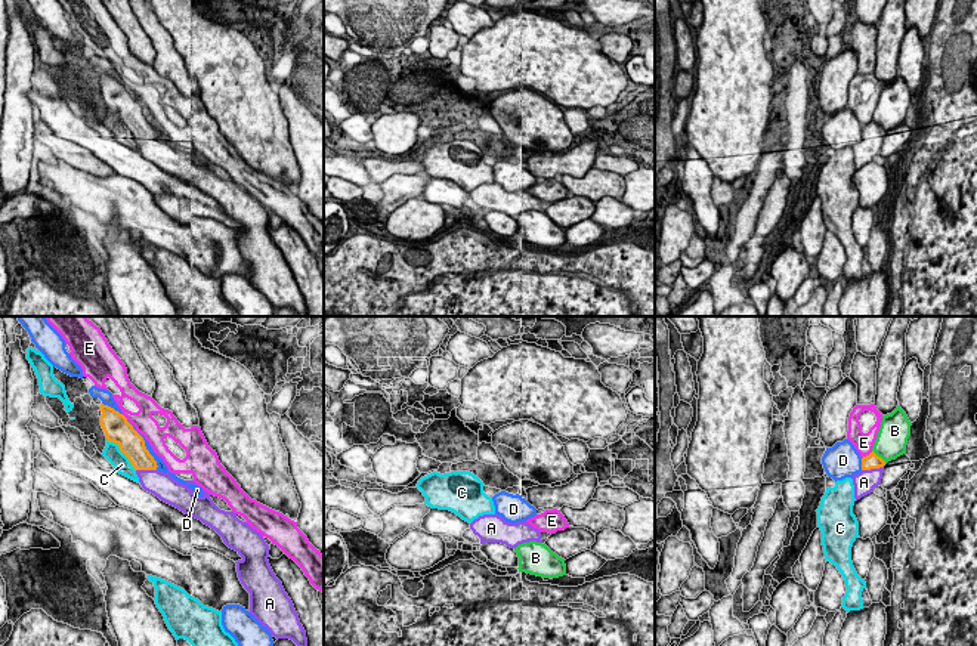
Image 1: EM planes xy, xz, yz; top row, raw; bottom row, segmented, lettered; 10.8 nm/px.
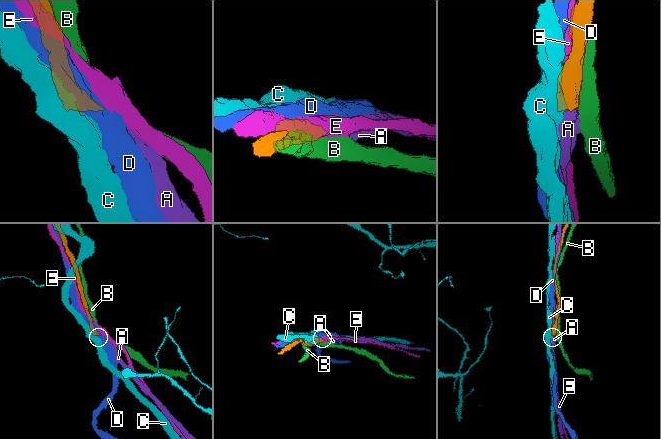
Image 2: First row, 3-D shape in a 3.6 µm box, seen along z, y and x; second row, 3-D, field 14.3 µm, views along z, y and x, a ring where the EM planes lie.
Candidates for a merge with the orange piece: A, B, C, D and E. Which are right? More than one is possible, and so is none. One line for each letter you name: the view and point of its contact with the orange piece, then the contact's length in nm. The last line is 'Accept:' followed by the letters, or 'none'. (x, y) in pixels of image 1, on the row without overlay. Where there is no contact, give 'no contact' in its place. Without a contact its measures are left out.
A: contact yz (872, 136); length 240 nm
Accept: A

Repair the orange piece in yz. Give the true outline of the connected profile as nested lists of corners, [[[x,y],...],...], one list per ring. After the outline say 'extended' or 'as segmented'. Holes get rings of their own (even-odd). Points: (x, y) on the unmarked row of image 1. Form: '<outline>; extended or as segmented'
[[[874,120],[862,127],[862,140],[851,146],[856,170],[874,161],[874,157],[881,152],[884,135],[885,130]]]; extended

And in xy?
[[[103,72],[101,80],[101,95],[108,111],[117,112],[129,127],[142,157],[214,198],[223,211],[242,226],[235,232],[238,247],[250,262],[250,282],[273,306],[290,307],[299,316],[307,316],[306,300],[294,273],[269,234],[269,214],[262,203],[239,189],[234,180],[220,179],[207,160],[202,158],[204,164],[197,166],[188,154],[179,152],[168,142],[158,140],[143,106],[127,87]]]; extended

